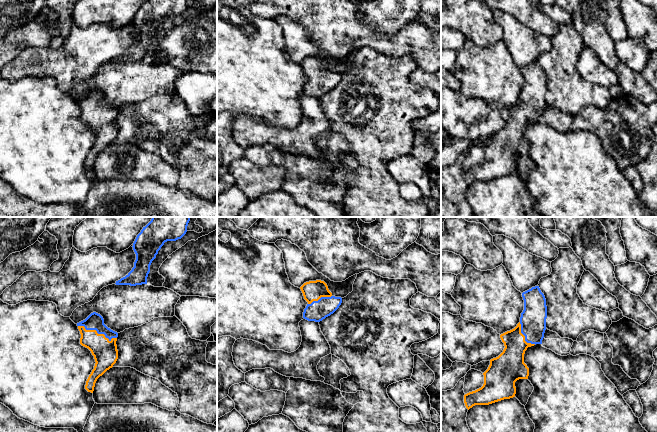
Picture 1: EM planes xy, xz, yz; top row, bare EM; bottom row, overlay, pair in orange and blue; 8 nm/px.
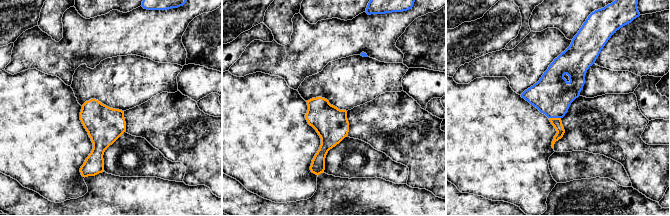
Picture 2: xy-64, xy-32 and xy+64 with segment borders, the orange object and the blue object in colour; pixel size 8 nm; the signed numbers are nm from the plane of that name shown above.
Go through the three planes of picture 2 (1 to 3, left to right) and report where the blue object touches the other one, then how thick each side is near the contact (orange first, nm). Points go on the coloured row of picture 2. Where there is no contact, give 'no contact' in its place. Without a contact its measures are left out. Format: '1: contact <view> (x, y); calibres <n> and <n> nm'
1: no contact
2: no contact
3: contact xy+64 (555, 118); calibres 80 and 320 nm

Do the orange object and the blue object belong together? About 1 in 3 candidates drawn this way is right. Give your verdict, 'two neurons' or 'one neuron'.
one neuron

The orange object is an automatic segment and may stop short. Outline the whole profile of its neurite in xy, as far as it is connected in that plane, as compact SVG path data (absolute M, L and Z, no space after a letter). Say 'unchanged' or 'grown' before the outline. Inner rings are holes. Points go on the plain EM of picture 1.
grown | M96 88L77 99L77 102L81 110L80 120L91 127L96 138L85 161L85 165L93 169L97 155L112 144L118 135L118 109L108 104L103 93Z

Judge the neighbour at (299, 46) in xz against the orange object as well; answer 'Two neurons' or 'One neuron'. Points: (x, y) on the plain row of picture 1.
Two neurons

